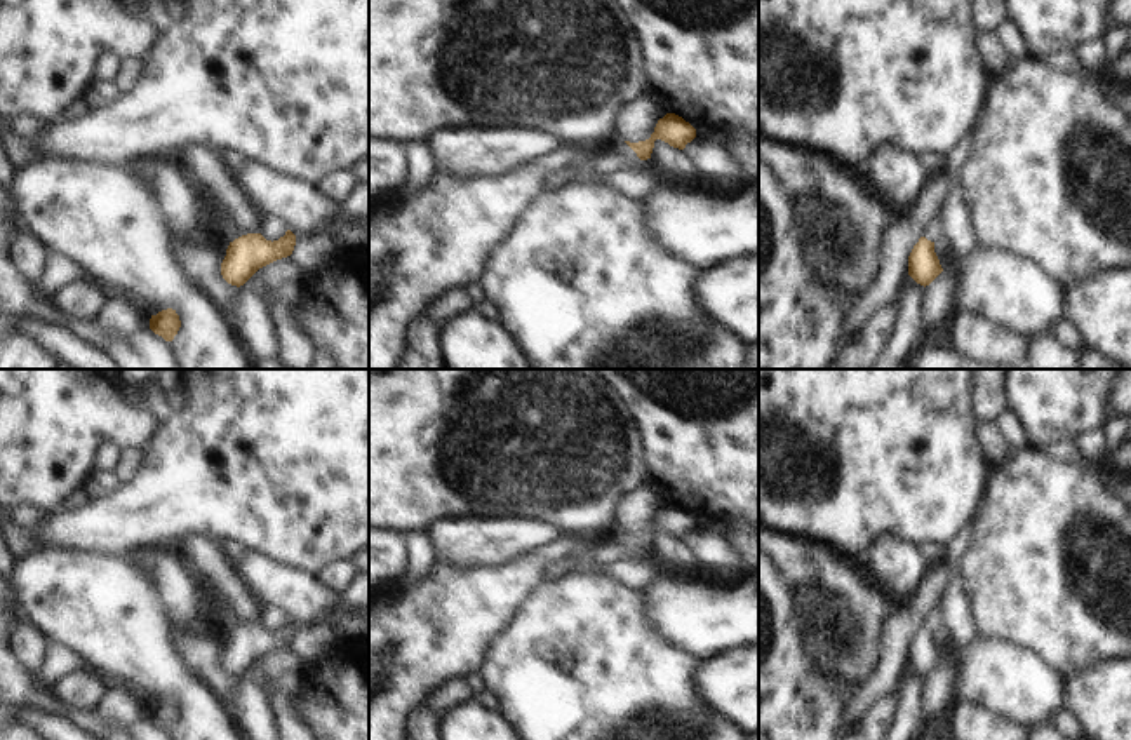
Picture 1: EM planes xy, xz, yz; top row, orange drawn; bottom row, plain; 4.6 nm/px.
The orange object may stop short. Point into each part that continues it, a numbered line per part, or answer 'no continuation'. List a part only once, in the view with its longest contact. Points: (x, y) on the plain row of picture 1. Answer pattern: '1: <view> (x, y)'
1: xz (622, 538)

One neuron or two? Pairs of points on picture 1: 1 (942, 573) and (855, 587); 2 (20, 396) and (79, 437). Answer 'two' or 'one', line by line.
1: two
2: one

